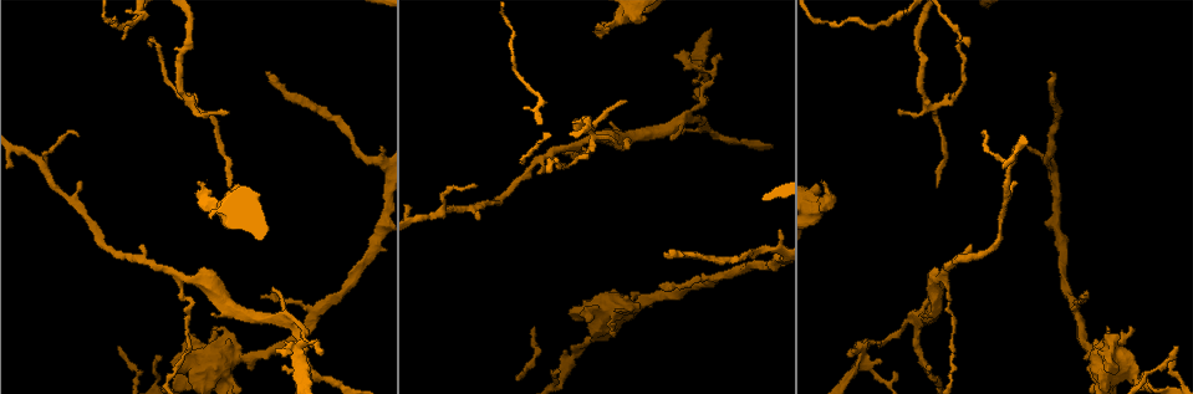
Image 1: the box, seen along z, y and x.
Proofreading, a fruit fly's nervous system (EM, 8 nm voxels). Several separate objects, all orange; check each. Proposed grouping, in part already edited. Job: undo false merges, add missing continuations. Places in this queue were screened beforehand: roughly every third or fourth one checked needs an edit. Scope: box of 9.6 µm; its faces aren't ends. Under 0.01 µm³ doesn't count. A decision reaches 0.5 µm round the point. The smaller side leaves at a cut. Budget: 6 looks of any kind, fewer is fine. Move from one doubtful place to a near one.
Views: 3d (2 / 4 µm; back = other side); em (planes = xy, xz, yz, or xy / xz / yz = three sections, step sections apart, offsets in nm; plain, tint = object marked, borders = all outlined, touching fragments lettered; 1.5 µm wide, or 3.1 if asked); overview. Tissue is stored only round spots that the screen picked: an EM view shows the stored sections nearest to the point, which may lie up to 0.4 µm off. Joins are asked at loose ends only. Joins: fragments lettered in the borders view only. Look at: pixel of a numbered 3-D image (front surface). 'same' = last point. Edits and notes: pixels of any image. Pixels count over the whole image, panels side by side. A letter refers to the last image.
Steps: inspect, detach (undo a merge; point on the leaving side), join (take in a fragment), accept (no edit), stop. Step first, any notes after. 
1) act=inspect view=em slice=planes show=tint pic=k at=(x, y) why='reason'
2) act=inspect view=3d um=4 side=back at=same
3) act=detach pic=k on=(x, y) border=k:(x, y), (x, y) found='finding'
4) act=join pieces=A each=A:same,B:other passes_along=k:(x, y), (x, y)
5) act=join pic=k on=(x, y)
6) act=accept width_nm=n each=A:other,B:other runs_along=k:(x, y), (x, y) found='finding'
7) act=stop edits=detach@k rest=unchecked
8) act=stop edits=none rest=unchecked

act=inspect view=3d um=4 side=back pic=1 at=(303, 345) why='branch point'

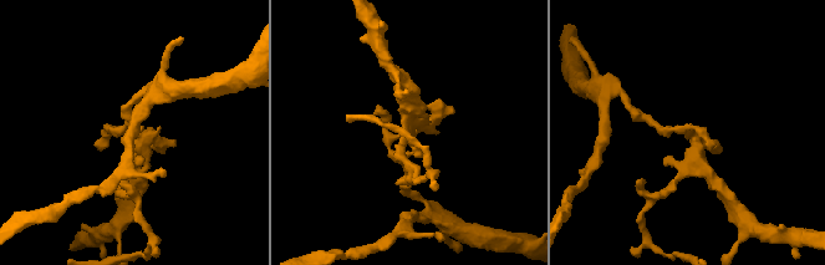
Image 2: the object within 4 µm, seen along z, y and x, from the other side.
act=inspect view=em slice=xz step=4 show=borders pic=2 at=(690, 136) why='shape alone is not enough'

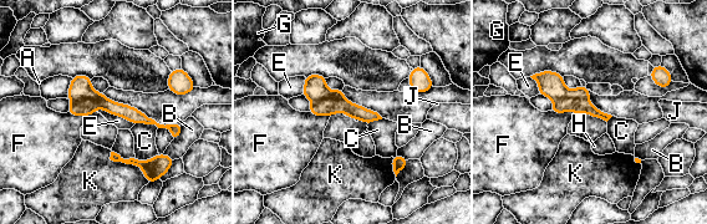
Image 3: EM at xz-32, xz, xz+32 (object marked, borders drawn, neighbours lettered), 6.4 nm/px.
act=detach pic=3 on=(86, 107) width_nm=90 each=A:other,B:other,C:other,E:other,F:other,G:other,H:other,J:other,K:other border=3:(98, 102), (82, 98), (72, 103) found='two neurons meet here'

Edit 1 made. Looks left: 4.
act=inspect view=em slice=planes show=tint pic=1 at=(201, 181) why='branch stops here'

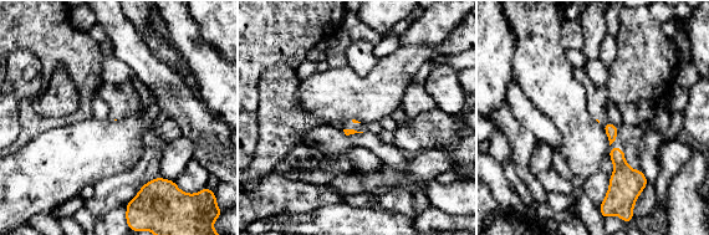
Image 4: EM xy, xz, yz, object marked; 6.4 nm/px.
act=inspect view=em slice=planes show=borders at=same why='what lies round it'

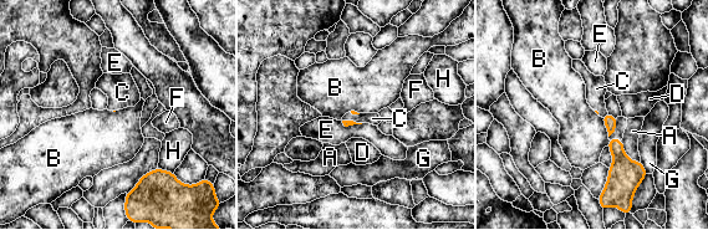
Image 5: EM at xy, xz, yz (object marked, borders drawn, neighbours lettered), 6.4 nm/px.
act=join pieces=A,C each=A:same,B:other,C:same,D:other,E:other,F:other,G:other,H:other found='it goes on there'

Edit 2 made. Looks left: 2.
act=inspect view=3d um=4 pic=1 at=(1118, 338) why='thick end'

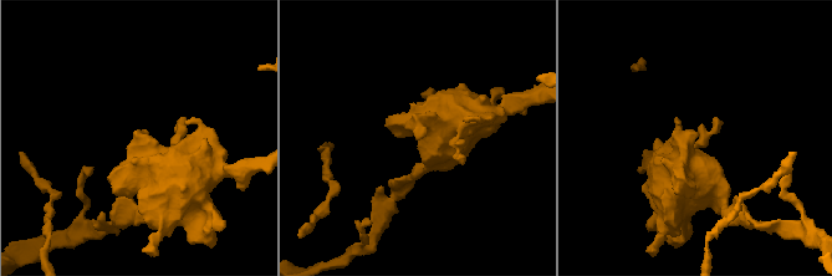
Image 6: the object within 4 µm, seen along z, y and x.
act=inspect view=em slice=planes show=borders pic=6 at=(416, 139)

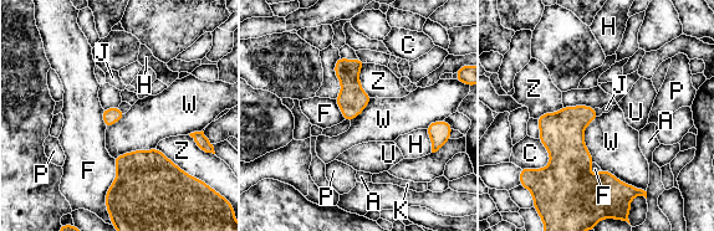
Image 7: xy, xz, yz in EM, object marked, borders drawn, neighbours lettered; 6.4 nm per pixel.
act=accept each=A:other,C:other,F:other,H:other,J:other,K:other,P:other,U:other,W:other,Z:other border=7:(113, 158), (116, 176), (105, 204) found='no lettered fragment goes on from it'

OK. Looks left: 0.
act=stop edits=detach@3,join@5 rest=unchecked

